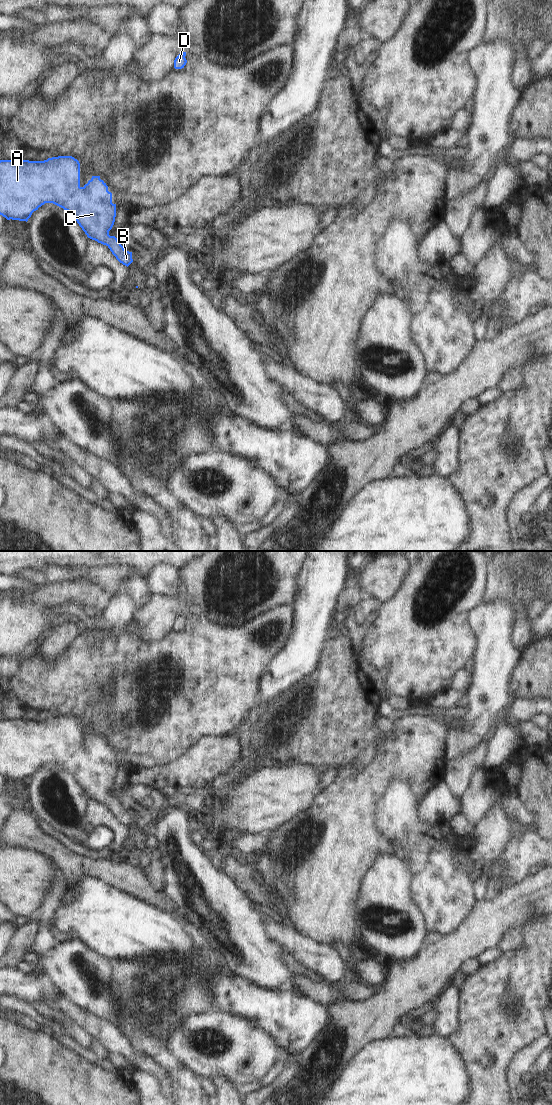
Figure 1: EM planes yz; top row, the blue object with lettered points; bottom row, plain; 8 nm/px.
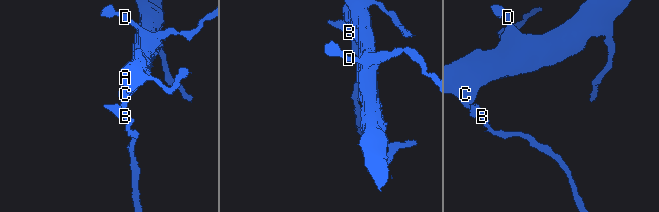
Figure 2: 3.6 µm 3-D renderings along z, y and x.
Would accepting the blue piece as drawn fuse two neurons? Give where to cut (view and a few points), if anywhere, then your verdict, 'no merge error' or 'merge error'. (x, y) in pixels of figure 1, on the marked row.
no cut | no merge error

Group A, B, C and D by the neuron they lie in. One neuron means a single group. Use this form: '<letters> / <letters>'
A B C D

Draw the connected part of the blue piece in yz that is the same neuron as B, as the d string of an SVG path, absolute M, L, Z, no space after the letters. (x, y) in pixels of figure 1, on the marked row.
M58 156L44 161L0 160L0 215L7 220L28 221L32 213L45 203L53 203L70 212L88 238L106 245L116 259L125 266L132 262L132 252L124 249L115 236L110 236L116 217L116 204L112 203L112 193L100 176L92 178L83 187L80 186L80 163L72 156Z

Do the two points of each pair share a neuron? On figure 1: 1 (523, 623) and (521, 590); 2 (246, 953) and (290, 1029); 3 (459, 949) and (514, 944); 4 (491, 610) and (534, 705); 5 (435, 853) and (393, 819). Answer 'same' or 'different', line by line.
1: same
2: different
3: different
4: different
5: same

